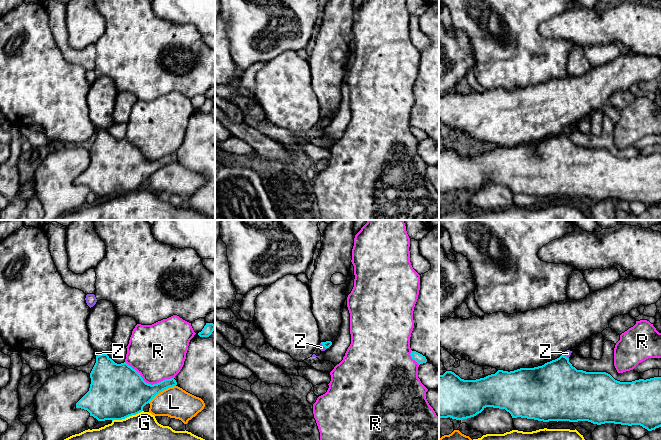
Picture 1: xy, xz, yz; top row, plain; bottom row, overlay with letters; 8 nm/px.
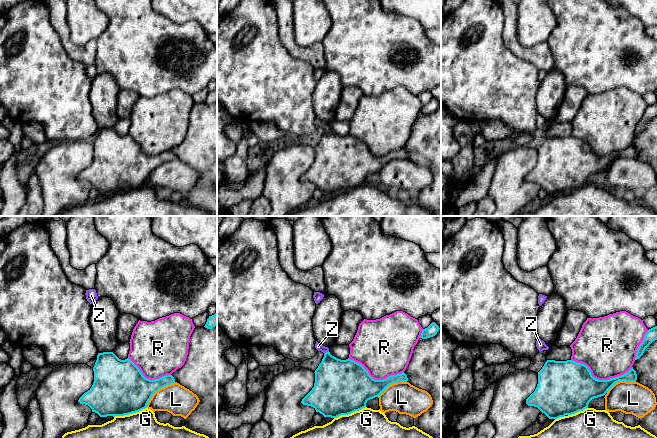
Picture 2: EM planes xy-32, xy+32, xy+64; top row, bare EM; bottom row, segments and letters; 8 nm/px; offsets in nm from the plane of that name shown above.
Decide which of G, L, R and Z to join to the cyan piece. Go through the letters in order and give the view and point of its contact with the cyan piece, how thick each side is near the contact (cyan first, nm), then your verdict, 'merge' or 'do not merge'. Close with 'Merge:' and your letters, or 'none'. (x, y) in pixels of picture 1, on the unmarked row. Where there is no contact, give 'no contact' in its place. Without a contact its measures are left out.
G: xy (127, 192) | 440/460 nm | do not merge
L: xy (161, 167) | 300/260 nm | do not merge
R: xy (149, 160) | 420/420 nm | do not merge
Z: yz (565, 132) | 400/50 nm | merge
Merge: Z

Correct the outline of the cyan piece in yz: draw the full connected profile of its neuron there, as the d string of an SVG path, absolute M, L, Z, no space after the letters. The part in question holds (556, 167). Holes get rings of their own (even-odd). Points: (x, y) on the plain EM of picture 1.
M565 127L559 134L534 144L520 144L514 147L498 146L495 150L476 156L461 155L452 147L439 151L439 194L463 196L481 189L486 183L505 185L512 194L527 194L543 198L588 197L601 201L614 199L640 201L648 207L661 203L661 153L620 158L606 148L577 146L569 138L572 127Z

